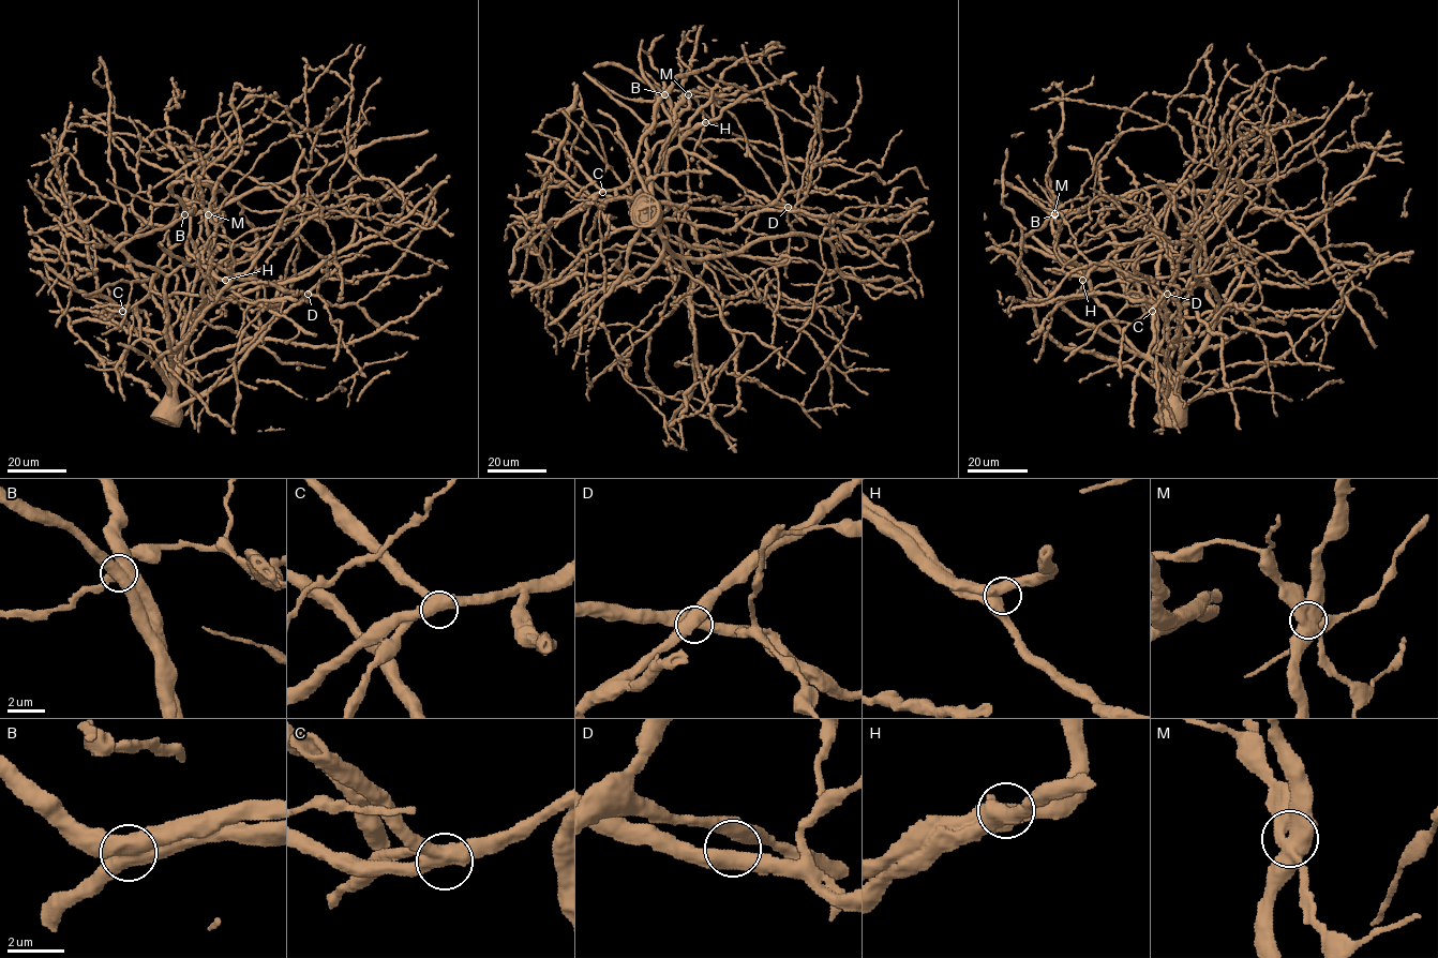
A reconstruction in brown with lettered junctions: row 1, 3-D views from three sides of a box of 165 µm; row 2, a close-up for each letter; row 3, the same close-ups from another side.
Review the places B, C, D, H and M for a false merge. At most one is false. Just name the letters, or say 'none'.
none

